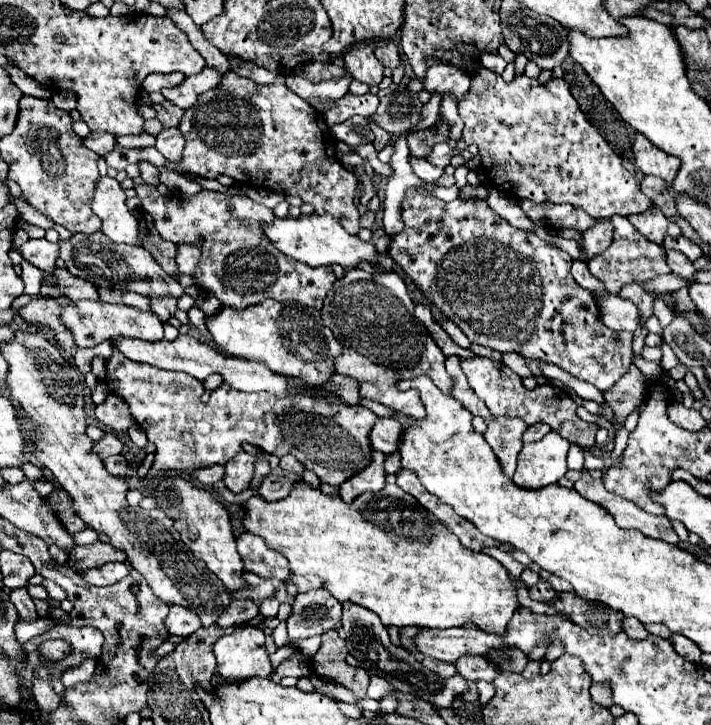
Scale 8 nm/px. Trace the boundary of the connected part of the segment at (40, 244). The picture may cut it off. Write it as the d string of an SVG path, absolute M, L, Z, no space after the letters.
M29 239L19 247L23 259L31 261L43 273L53 273L57 269L55 261L59 259L59 243L49 243L47 239Z

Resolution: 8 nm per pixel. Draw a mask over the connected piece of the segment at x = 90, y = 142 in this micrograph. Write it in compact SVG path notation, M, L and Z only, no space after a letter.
M93 131L87 139L83 139L85 147L89 147L91 151L95 151L97 155L105 157L107 153L111 153L115 149L115 143L117 143L117 137L109 135L109 133L103 133L103 131Z

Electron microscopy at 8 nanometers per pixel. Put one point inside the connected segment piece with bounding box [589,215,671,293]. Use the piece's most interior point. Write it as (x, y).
(631, 258)

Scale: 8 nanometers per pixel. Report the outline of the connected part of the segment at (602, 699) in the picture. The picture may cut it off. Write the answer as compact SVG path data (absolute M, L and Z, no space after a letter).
M593 683L591 697L599 705L605 705L605 707L611 707L613 705L613 701L609 699L609 687L605 687L605 683Z

